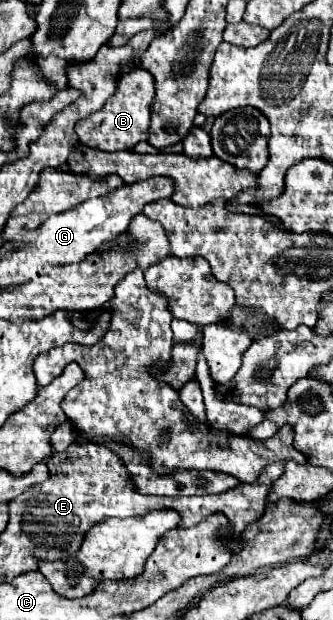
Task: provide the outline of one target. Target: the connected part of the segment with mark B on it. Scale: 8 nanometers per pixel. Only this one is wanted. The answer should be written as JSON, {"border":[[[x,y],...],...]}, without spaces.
{"border":[[[135,67],[133,71],[121,75],[117,93],[99,109],[97,113],[91,113],[91,117],[85,117],[75,127],[79,139],[83,145],[101,149],[101,151],[129,151],[135,143],[147,141],[149,131],[149,107],[155,97],[155,79],[151,73],[147,73],[143,67]]]}

